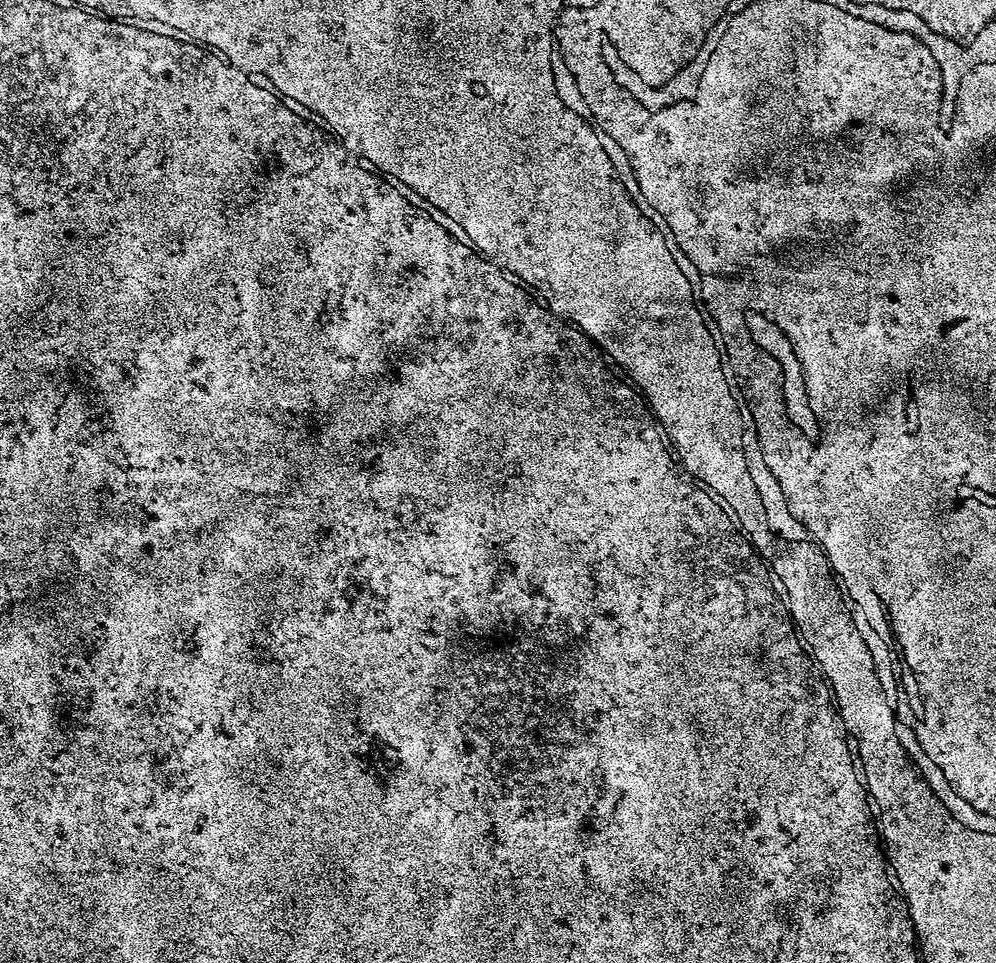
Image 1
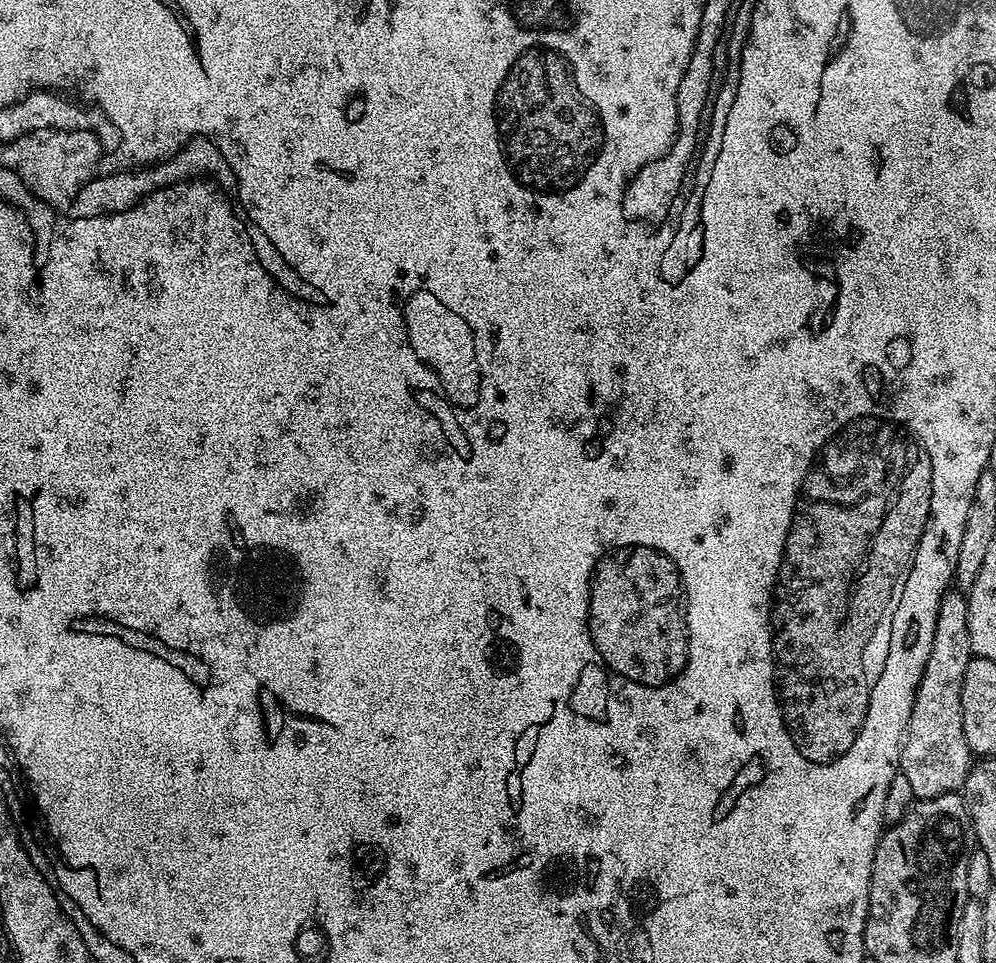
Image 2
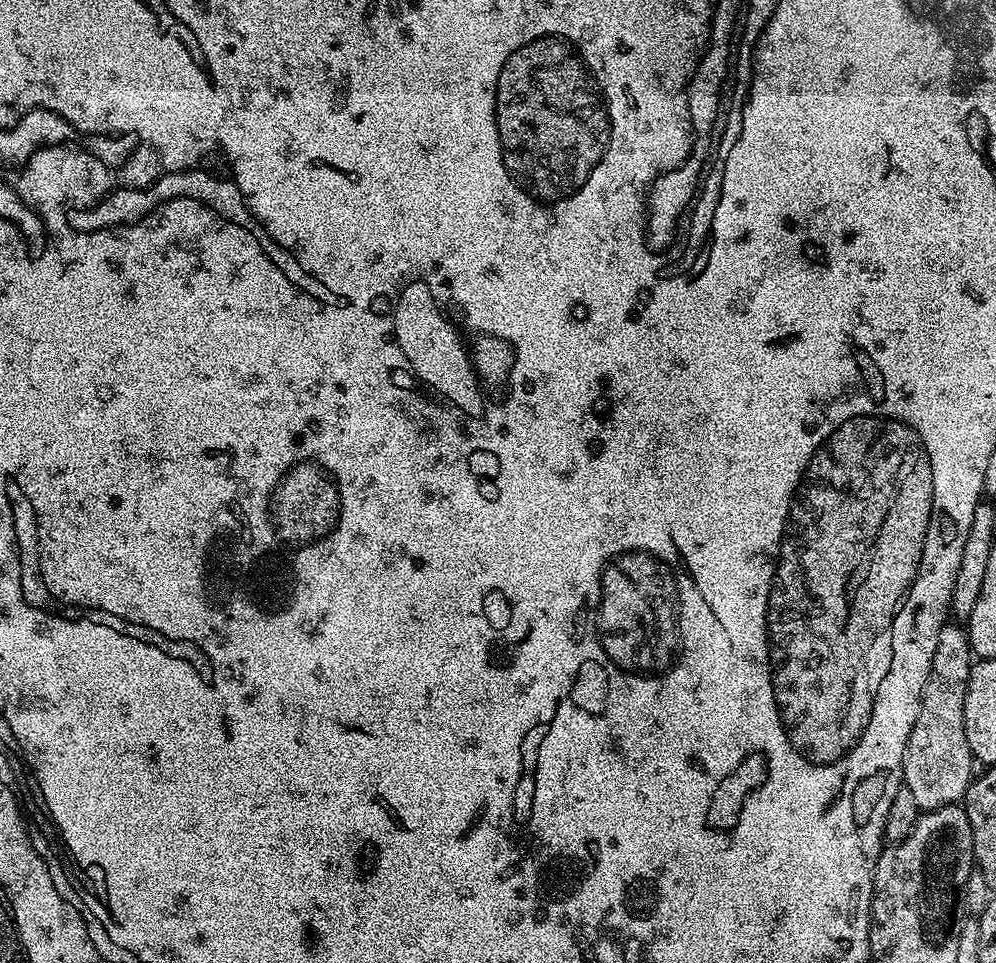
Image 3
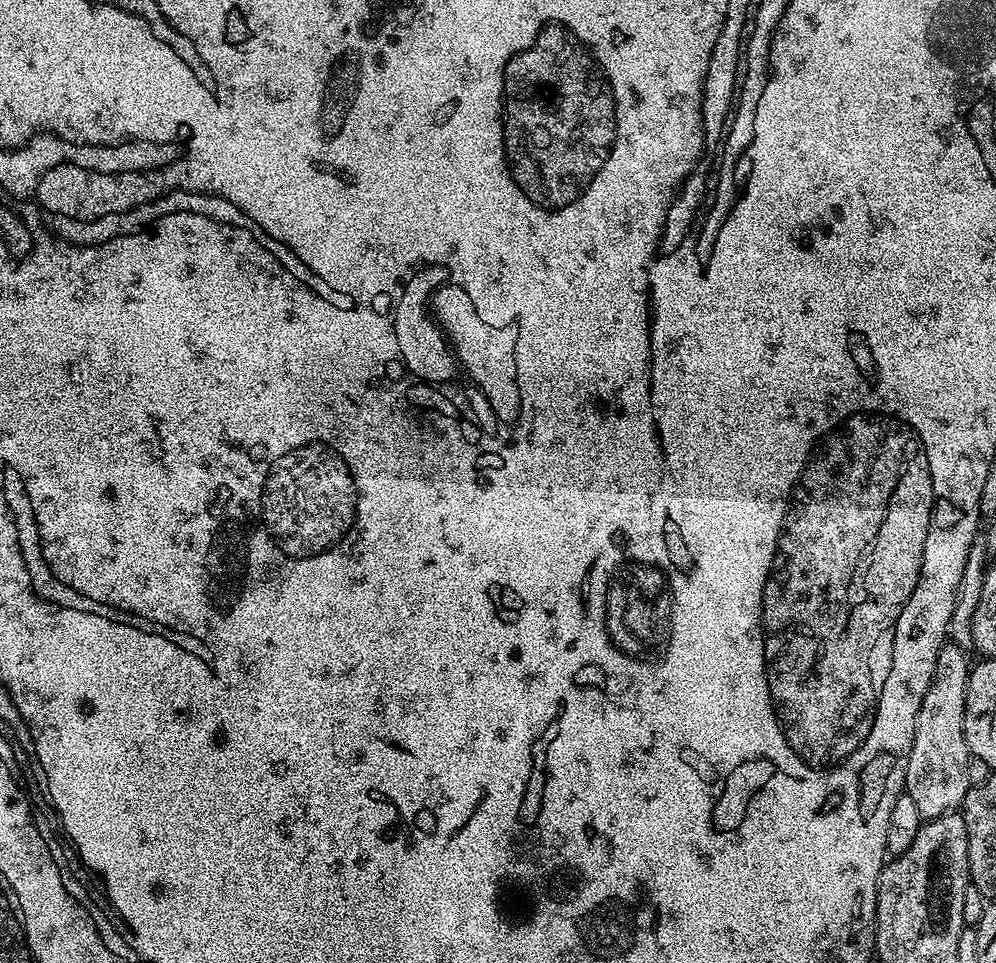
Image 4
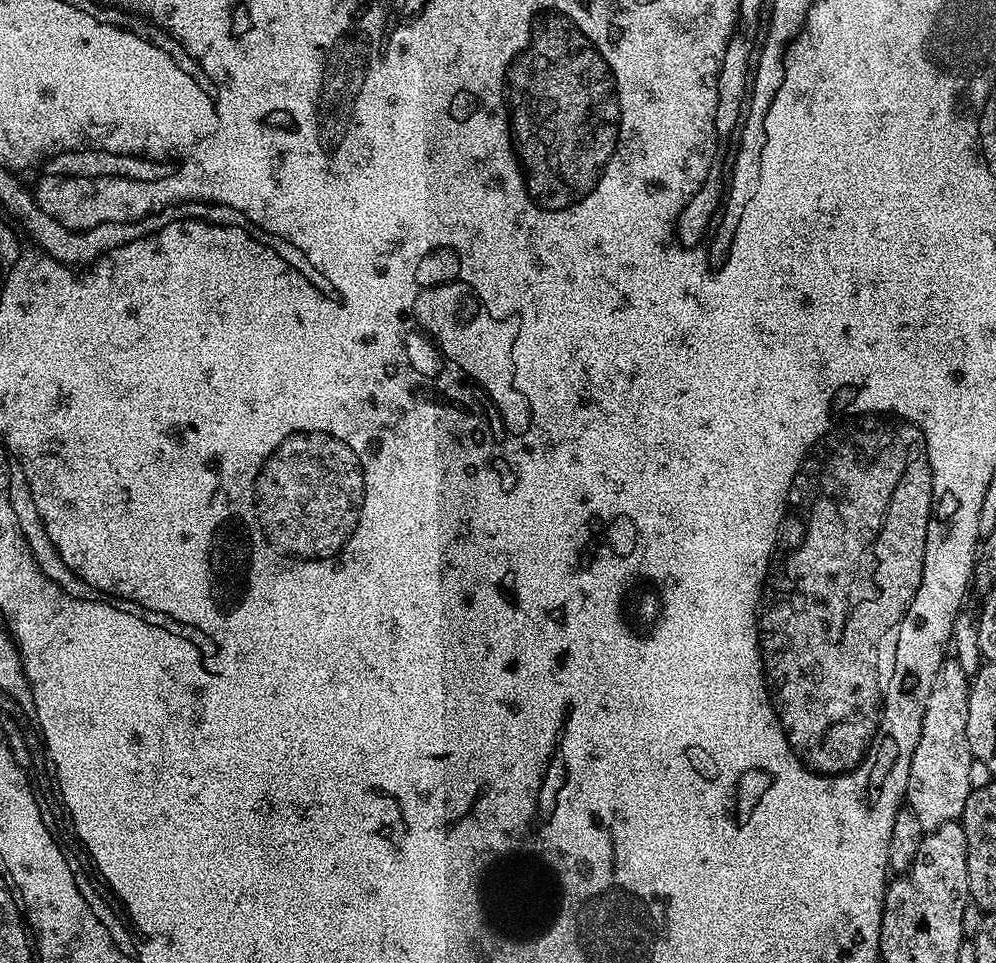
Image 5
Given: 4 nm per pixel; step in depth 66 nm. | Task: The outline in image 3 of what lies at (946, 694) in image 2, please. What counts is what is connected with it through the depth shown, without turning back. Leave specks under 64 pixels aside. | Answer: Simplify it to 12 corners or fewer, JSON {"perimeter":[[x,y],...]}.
{"perimeter":[[940,628],[903,787],[925,812],[974,779],[968,633]]}

